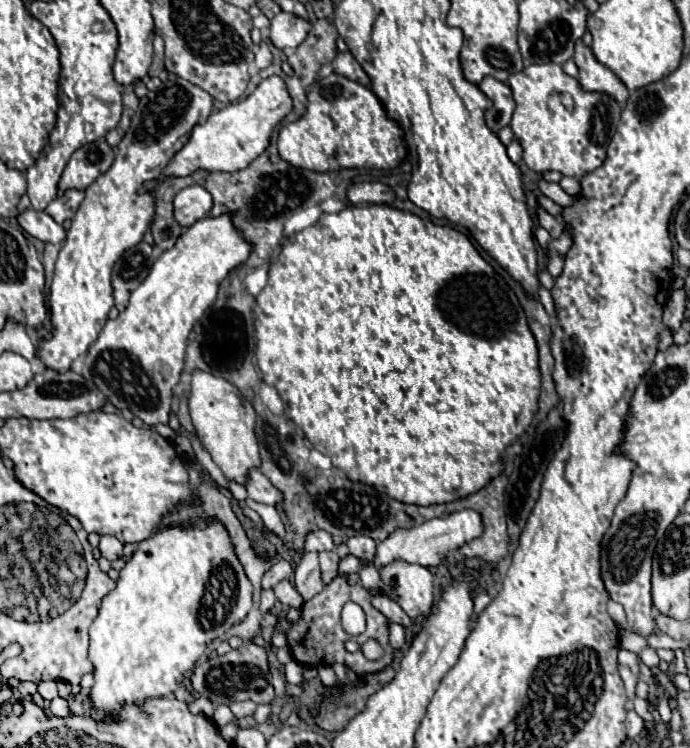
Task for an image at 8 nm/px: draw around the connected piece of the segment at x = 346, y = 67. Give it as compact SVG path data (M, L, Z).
M339 52L331 64L333 64L333 70L337 74L341 74L341 76L345 76L349 80L355 80L359 84L363 84L365 88L371 88L369 76L365 74L365 70L359 66L359 62L349 52Z

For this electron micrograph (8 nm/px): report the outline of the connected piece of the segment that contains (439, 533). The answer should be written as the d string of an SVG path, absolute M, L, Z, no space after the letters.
M463 510L443 518L433 518L433 520L427 520L425 524L419 524L417 528L397 528L397 532L391 532L385 540L377 542L373 566L383 568L385 564L391 564L393 560L405 560L409 564L437 568L451 550L461 548L463 544L471 542L473 538L479 538L481 534L483 534L483 520L481 520L481 514L473 510Z

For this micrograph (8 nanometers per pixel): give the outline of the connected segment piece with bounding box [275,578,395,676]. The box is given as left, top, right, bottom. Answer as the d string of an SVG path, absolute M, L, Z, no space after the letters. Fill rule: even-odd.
M333 578L317 596L313 596L313 600L303 602L303 606L301 606L301 610L299 610L301 614L299 614L299 618L297 618L295 622L289 622L289 620L285 618L285 614L279 614L279 620L277 620L277 624L275 624L275 634L281 634L281 632L283 632L283 634L287 636L287 644L289 644L289 648L291 648L293 658L295 658L299 664L303 664L303 666L321 666L321 664L333 666L335 662L341 662L341 664L349 666L353 672L357 672L359 676L365 676L365 674L369 674L369 672L379 672L381 668L385 668L385 666L389 666L389 664L393 662L395 650L393 650L391 644L389 644L389 624L391 624L391 622L389 622L381 612L377 612L377 610L371 606L371 596L375 596L375 594L389 596L389 592L385 592L385 588L367 590L367 588L363 588L361 584L349 584L347 578ZM347 600L357 602L357 604L363 608L365 616L367 616L367 628L365 628L365 632L359 634L357 638L351 636L351 634L347 634L347 632L343 630L343 626L341 626L341 608L343 608L343 604L345 604ZM369 638L377 638L377 640L383 644L383 648L385 648L385 656L383 656L381 660L377 660L377 662L369 662L361 652L353 652L353 654L351 654L351 652L347 652L345 646L343 646L347 640L355 640L357 644L363 644L363 642L369 640Z

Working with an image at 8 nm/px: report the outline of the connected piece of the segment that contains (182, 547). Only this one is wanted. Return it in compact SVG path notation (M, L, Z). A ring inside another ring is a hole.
M201 518L193 528L159 526L151 538L137 544L137 550L119 572L115 590L103 598L99 614L91 624L89 660L95 666L95 686L91 688L93 708L97 712L117 712L125 702L133 704L173 694L207 644L247 618L253 606L251 596L253 586L221 522Z

